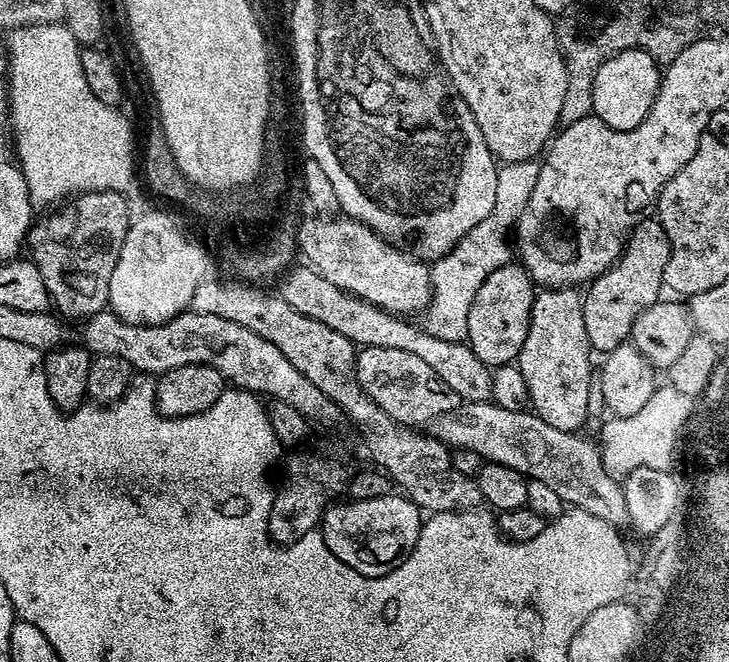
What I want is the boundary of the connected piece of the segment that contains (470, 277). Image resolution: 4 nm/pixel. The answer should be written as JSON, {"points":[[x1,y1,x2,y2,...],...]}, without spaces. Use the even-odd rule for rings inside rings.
{"points":[[534,160,501,165,494,208,490,214,486,214,442,259,431,265,432,299,424,312,426,318,422,320,422,326,428,333,443,341,462,342,467,339,470,305,486,278,511,261,510,250,516,221,529,200,530,191,534,190,539,173,539,163]]}

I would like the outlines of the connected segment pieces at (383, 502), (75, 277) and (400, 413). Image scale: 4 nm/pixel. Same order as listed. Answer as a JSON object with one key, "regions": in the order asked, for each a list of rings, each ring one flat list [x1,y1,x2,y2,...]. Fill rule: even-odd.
{"regions":[[[393,494,382,498,366,498,365,500,349,499,348,504,333,503,325,508,318,530,323,534,326,546,334,558,346,562,358,574,363,576,385,576,390,574,414,550,418,542,420,525,422,523,421,509,413,500,403,494]],[[81,192,53,207,49,216,44,216,41,220,39,217,26,237,27,247,32,247,30,259,38,266,42,280,46,282,51,307,69,321,83,322,89,316,108,308,110,274,114,274,114,266,118,262,118,254,122,250,122,242,130,223,128,204,124,199,119,192]],[[386,346,361,347,356,354,354,375,368,397,401,426,428,426,442,414,458,407,456,392,450,390,450,386,446,386,446,382,418,358,418,354,406,354,406,350]]]}

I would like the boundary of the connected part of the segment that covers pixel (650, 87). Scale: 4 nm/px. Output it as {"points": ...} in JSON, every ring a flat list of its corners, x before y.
{"points":[[627,48,614,54,602,66,598,66,598,74,594,74,592,87,592,110,595,116,606,126,614,130,634,130,634,126,642,126,646,114,654,106,654,98,660,89,662,75,661,65,655,58,641,48]]}

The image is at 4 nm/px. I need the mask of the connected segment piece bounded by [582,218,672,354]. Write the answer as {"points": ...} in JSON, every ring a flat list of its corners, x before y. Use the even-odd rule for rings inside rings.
{"points":[[641,219,632,229,616,263,587,285,588,293,585,291,582,299,586,338,593,353,607,354,625,343,632,335,638,314,661,299,664,271,671,253,670,238,659,220]]}

